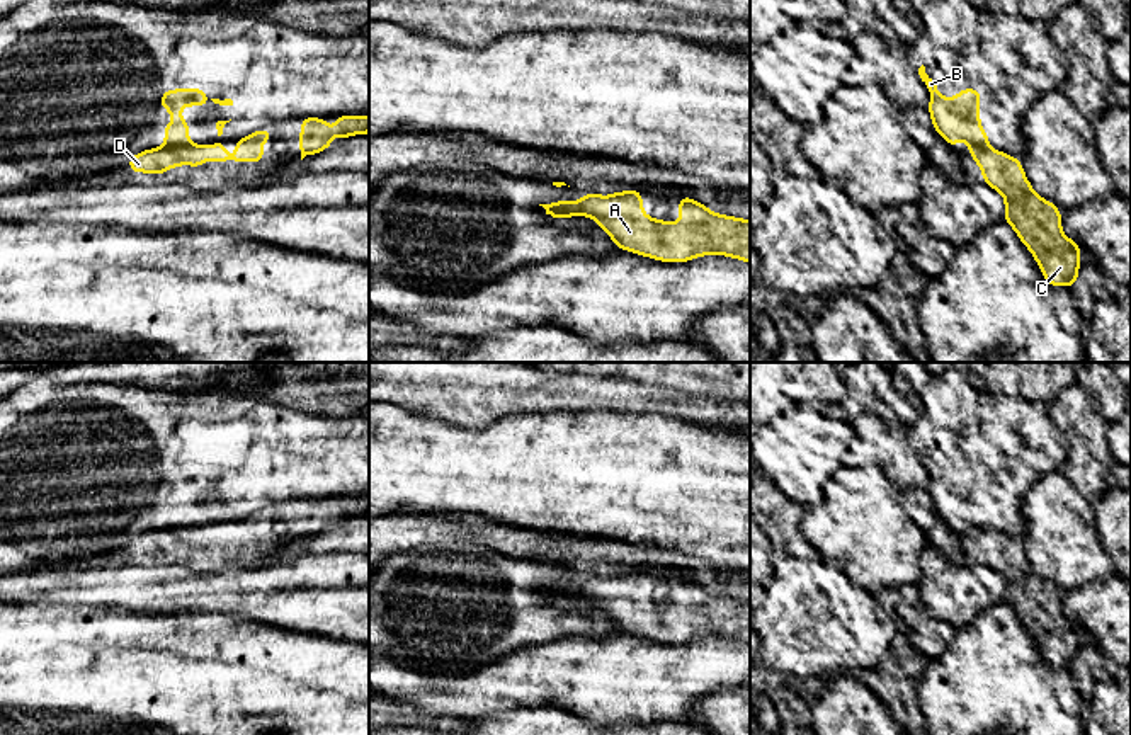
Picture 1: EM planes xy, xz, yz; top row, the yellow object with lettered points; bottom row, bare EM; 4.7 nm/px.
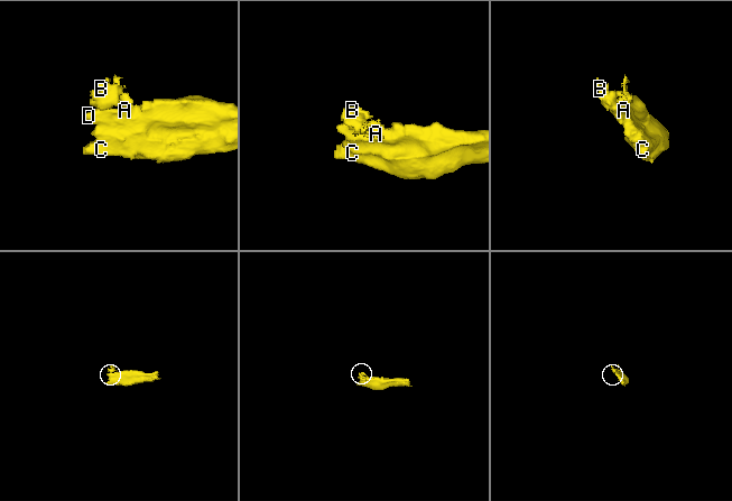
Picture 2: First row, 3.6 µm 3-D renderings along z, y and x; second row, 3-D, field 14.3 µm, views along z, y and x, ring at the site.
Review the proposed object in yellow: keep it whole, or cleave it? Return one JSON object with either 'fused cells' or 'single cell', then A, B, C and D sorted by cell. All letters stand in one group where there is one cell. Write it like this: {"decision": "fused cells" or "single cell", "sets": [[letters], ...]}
{"decision": "fused cells", "sets": [["A", "C", "D"], ["B"]]}

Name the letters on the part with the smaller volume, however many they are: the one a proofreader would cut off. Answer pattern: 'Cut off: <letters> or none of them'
Cut off: B

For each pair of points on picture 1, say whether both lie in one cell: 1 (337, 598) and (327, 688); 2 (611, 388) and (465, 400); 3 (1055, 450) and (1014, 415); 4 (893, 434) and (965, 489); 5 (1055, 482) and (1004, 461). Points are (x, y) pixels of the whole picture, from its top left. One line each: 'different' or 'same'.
1: different
2: same
3: same
4: different
5: different

